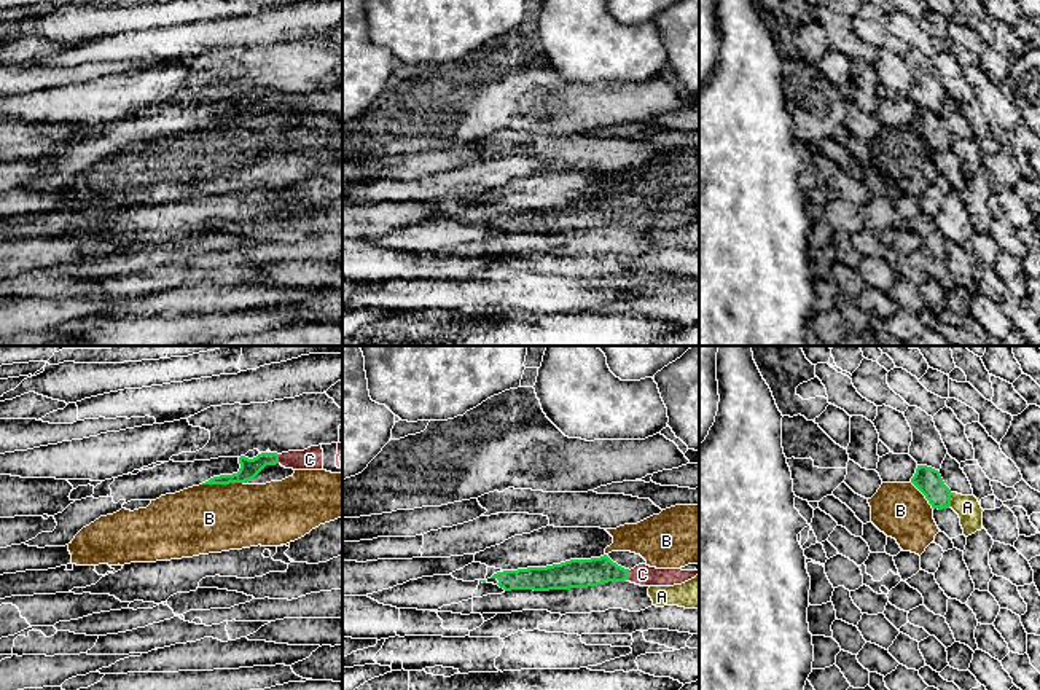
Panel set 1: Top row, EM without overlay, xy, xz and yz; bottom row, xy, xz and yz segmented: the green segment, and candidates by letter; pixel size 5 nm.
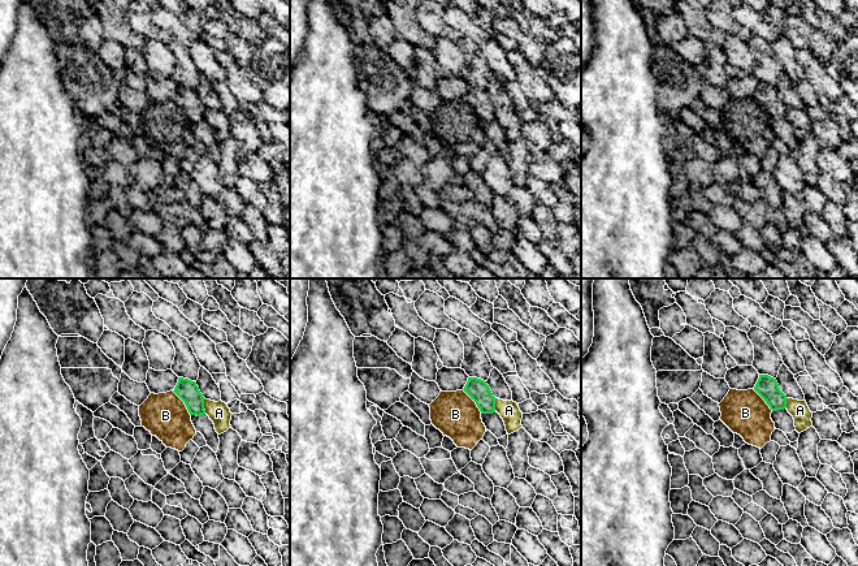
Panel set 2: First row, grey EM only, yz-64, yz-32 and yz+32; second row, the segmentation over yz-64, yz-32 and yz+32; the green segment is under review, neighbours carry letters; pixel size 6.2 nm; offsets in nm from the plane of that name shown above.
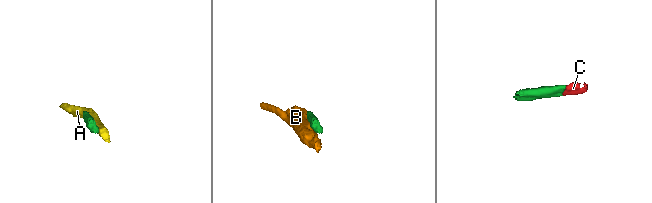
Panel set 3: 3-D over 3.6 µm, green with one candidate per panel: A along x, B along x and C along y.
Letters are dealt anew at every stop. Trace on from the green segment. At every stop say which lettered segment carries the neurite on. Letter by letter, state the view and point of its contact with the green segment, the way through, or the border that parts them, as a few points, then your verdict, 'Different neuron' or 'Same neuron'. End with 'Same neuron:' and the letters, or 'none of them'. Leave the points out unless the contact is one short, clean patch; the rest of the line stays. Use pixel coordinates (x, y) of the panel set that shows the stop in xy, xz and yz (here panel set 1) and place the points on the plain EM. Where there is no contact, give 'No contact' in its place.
A: Touches green at yz (950, 142). Different neuron
B: Touches green at xy (222, 126). Different neuron
C: Touches green at xy (277, 102). Path across: xy (249, 112), (263, 102), (277, 102), (312, 101). Same neuron
Same neuron: C

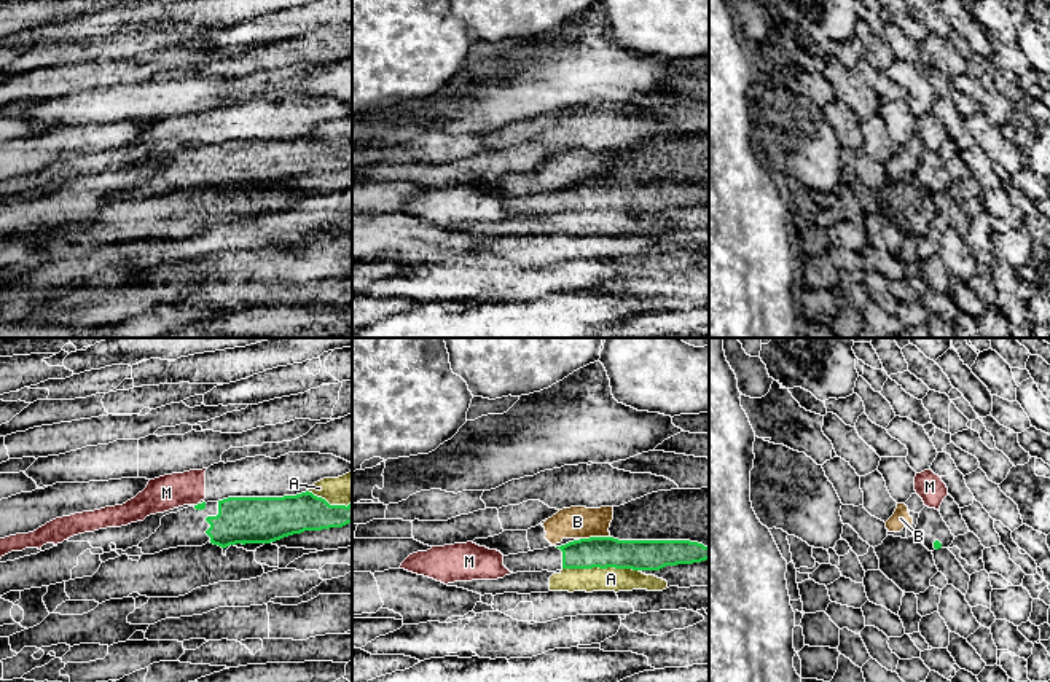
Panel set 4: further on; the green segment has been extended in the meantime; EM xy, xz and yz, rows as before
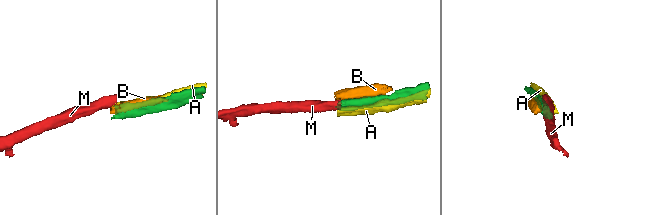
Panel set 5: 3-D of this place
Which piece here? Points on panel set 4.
A: Touches green at xz (601, 211). Different neuron
B: Touches green at xz (595, 180). Different neuron
M: Touches green at xy (198, 147). Boundary: xy (198, 145), (195, 148). Different neuron
Same neuron: none of them

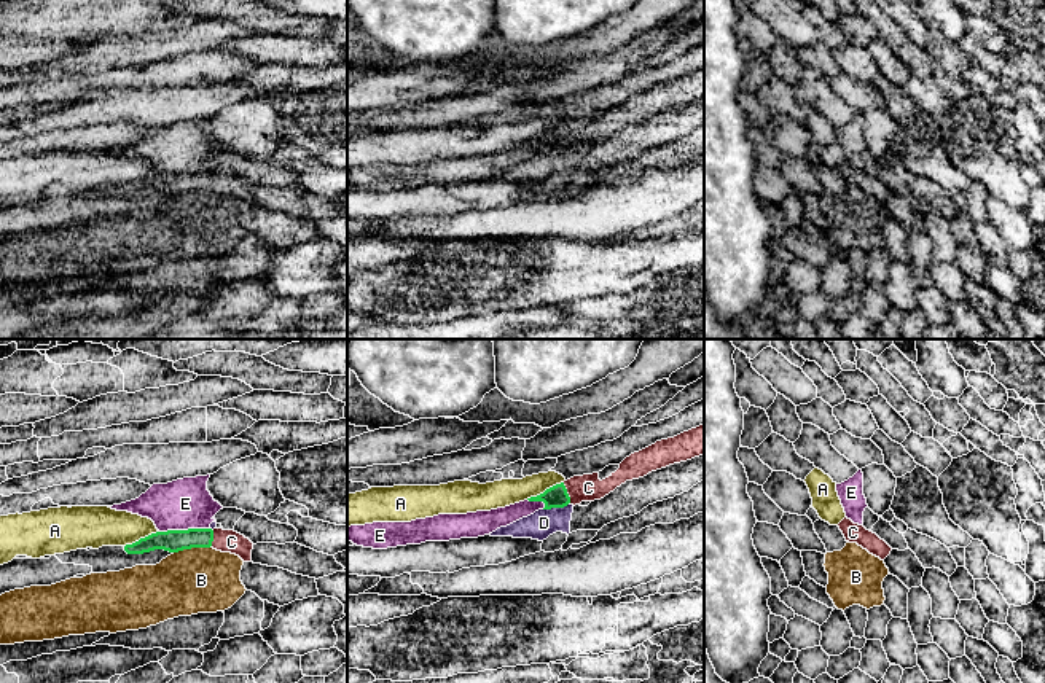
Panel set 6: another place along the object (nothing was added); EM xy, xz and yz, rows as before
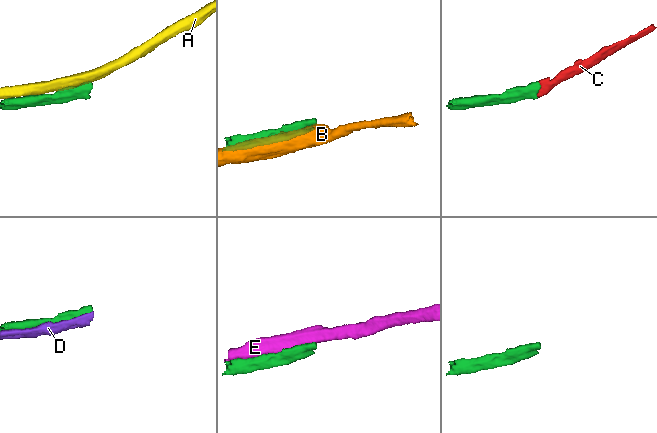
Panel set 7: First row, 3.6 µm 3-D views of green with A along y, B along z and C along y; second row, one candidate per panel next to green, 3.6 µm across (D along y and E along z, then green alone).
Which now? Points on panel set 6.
A: Touches green at xz (545, 134). Different neuron
B: Touches green at xy (191, 190). Different neuron
C: Touches green at xz (566, 136). Path across: xz (555, 140), (566, 136), (588, 131). Same neuron
D: Touches green at xz (556, 150). Different neuron
E: Touches green at xy (183, 174). Different neuron
Same neuron: C

